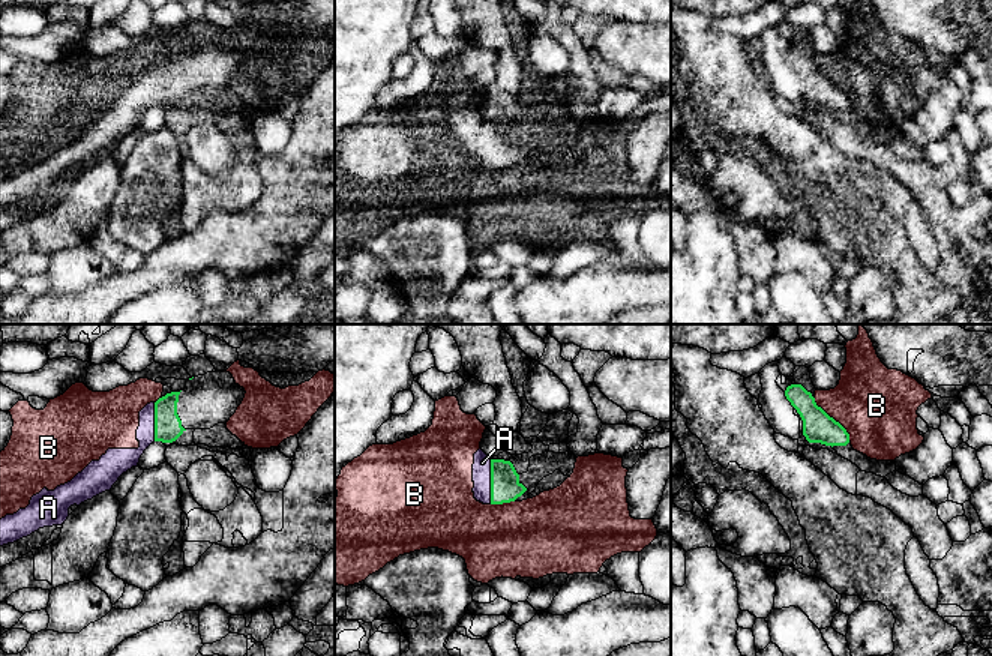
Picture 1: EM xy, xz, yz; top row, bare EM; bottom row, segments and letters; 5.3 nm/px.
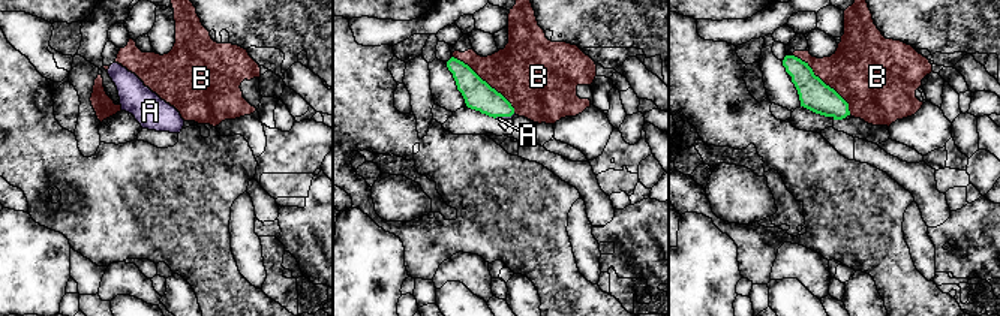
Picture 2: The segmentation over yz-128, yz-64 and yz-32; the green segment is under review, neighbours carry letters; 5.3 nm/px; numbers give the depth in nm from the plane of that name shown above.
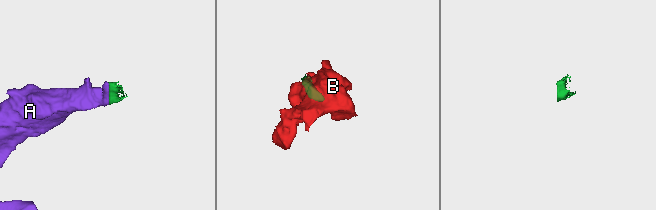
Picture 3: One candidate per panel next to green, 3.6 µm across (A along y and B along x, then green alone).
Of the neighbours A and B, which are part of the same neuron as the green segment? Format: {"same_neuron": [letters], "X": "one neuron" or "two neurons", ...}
{"same_neuron": ["A"], "A": "one neuron", "B": "two neurons"}

